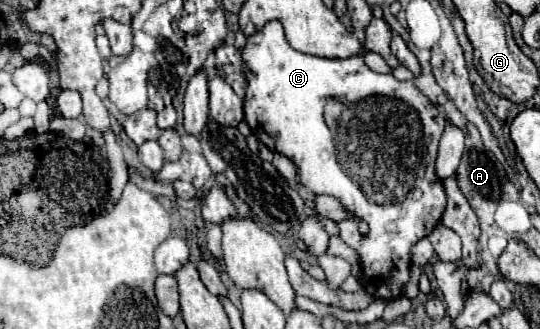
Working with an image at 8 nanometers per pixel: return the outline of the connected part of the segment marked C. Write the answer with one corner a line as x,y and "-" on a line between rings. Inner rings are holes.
269,21
261,31
247,39
243,49
243,73
247,77
245,93
245,121
253,135
271,151
289,157
299,173
301,183
311,193
333,195
351,213
353,219
337,223
339,237
357,251
361,261
359,283
375,299
397,299
409,283
411,247
427,237
441,221
445,211
443,181
435,175
435,153
445,129
441,111
415,87
413,81
397,81
393,75
371,71
361,55
327,61
323,57
295,51
283,33
279,21
-
335,95
365,95
357,103
341,103
329,115
329,101
-
359,221
369,225
369,235
359,235

